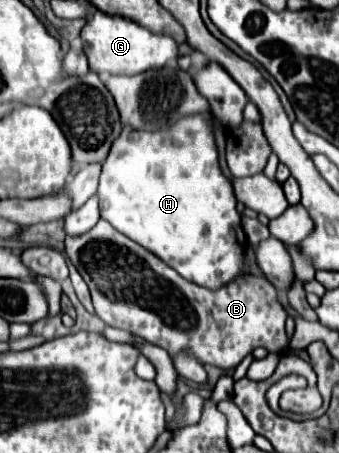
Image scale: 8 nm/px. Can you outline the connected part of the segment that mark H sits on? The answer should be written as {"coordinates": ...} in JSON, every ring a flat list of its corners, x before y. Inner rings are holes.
{"coordinates":[[212,111,186,115,174,125,158,131,140,131,126,125,102,163,98,199,102,219,196,285,218,289,218,285,230,281,234,273,246,271,242,265,246,233,236,209,232,183,226,175,222,175,222,171,218,171]]}

